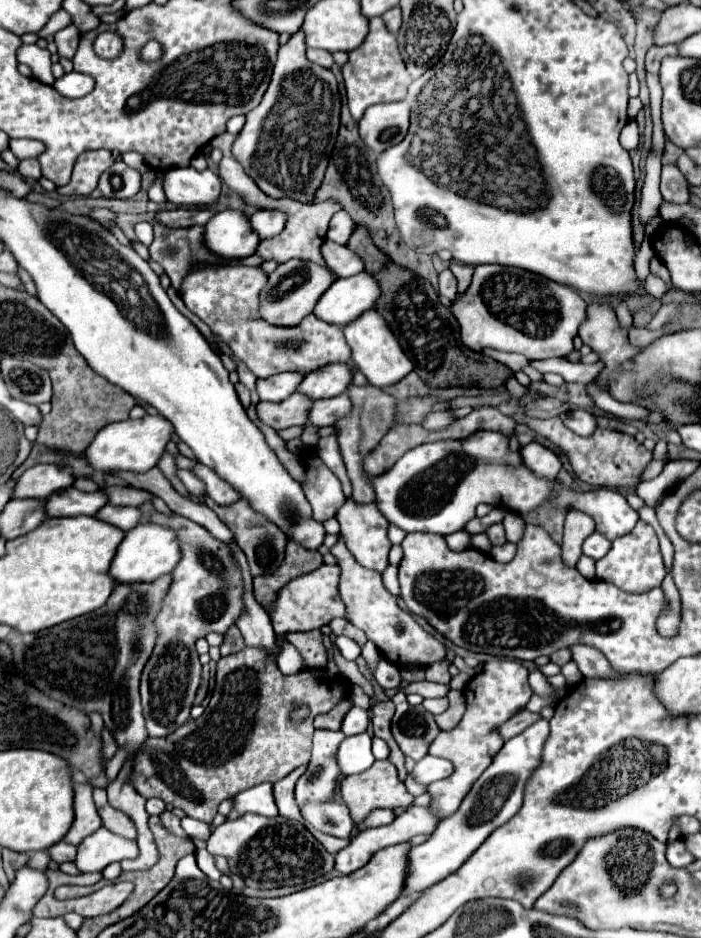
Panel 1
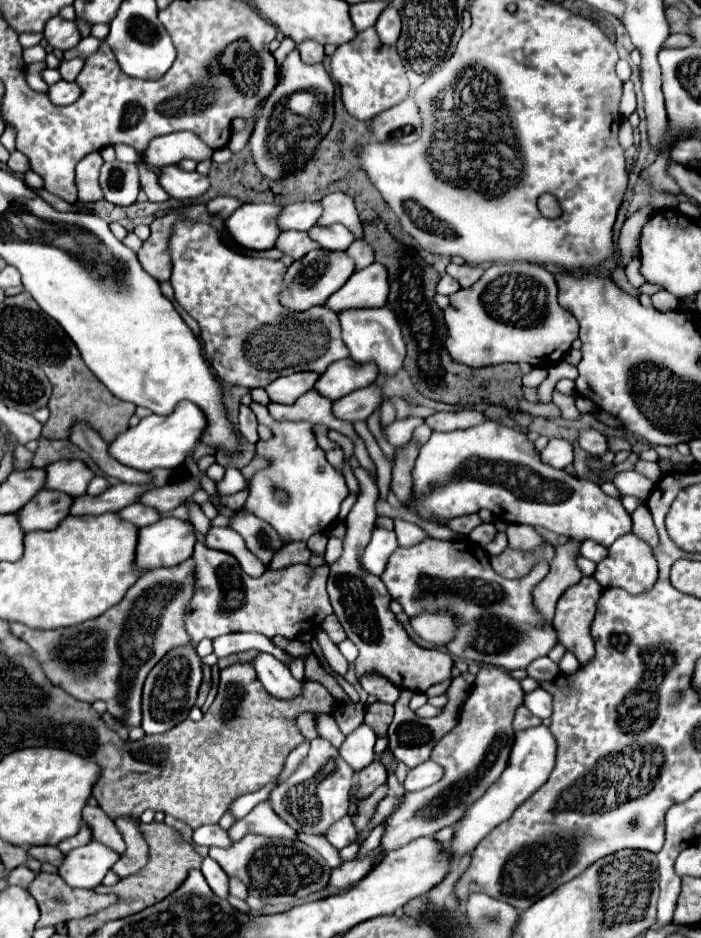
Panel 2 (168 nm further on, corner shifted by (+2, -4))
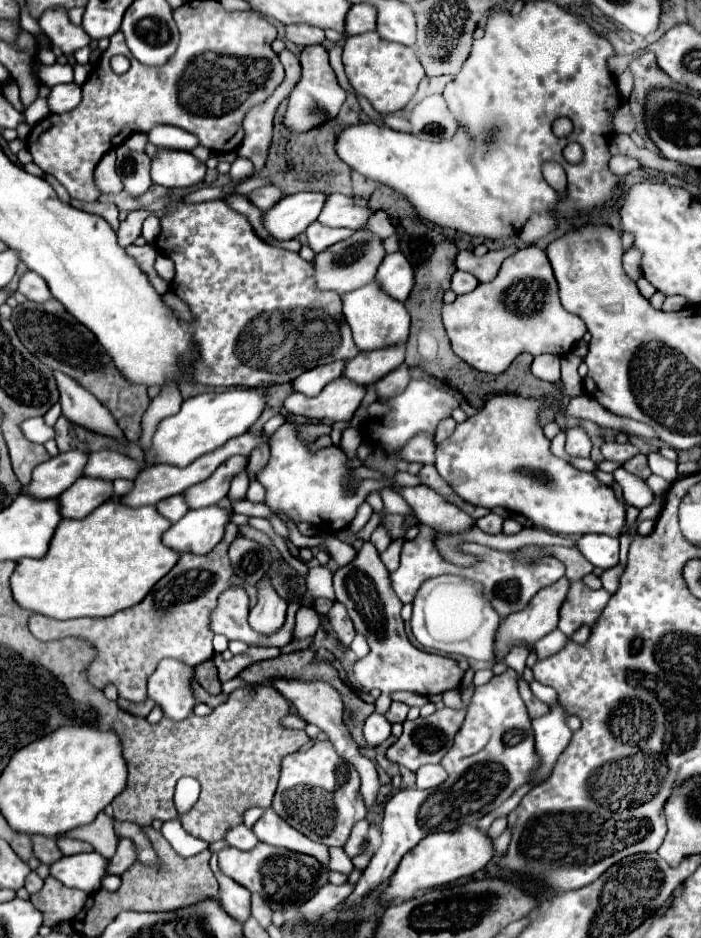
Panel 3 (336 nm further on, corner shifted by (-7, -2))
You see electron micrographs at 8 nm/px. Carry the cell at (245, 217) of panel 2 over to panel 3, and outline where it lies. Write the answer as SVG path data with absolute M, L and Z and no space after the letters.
M299 192L283 196L273 208L263 212L263 228L275 240L293 240L297 234L317 220L325 196L317 192Z

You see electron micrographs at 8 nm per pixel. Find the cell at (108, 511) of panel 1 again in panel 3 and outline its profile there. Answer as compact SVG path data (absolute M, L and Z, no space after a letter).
M181 494L169 496L169 498L161 500L155 508L157 508L157 512L159 512L163 518L167 518L171 524L175 524L177 520L181 520L181 516L189 510L187 504L183 502L183 496L181 496Z

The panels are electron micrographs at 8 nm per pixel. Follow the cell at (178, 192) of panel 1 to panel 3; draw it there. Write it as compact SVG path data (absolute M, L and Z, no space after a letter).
M157 152L151 162L151 178L165 188L197 186L205 178L205 164L191 152Z

